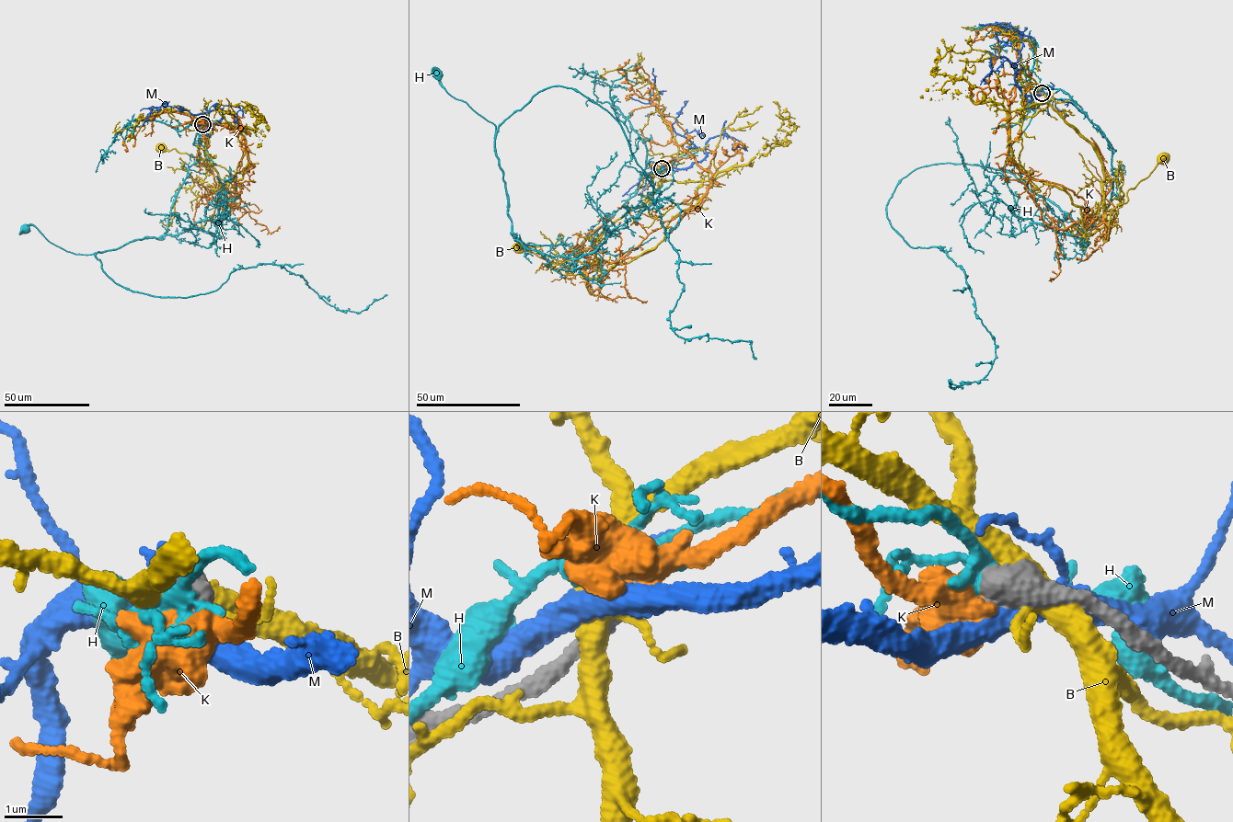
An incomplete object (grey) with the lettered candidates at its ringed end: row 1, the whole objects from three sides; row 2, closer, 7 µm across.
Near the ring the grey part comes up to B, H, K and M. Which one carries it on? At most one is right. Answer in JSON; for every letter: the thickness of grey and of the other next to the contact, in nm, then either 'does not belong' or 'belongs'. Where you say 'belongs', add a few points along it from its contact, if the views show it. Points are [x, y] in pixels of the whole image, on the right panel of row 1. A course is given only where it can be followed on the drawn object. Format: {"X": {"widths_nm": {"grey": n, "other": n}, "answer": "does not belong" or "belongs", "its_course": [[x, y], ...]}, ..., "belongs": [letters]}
{"B": {"widths_nm": {"grey": 480, "other": 360}, "answer": "does not belong"}, "H": {"widths_nm": {"grey": 650, "other": 200}, "answer": "does not belong"}, "K": {"widths_nm": {"grey": 700, "other": 440}, "answer": "belongs", "its_course": [[1042, 94], [1014, 87], [1007, 154], [1102, 219], [1111, 182], [1090, 137]]}, "M": {"widths_nm": {"grey": 700, "other": 320}, "answer": "does not belong"}, "belongs": ["K"]}

